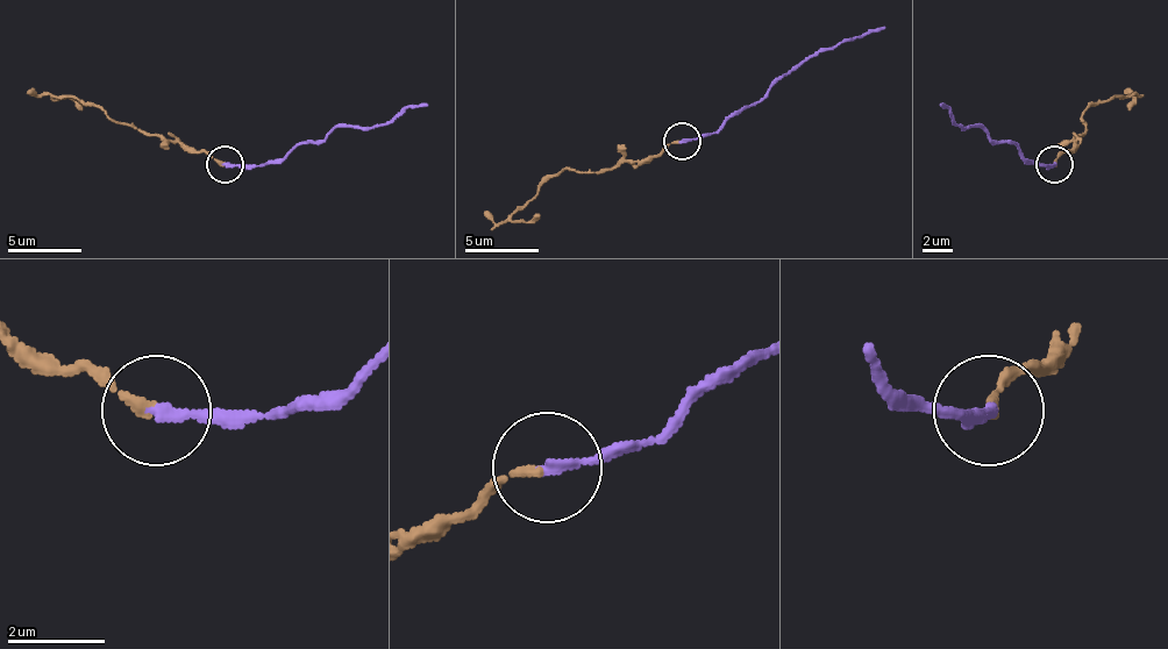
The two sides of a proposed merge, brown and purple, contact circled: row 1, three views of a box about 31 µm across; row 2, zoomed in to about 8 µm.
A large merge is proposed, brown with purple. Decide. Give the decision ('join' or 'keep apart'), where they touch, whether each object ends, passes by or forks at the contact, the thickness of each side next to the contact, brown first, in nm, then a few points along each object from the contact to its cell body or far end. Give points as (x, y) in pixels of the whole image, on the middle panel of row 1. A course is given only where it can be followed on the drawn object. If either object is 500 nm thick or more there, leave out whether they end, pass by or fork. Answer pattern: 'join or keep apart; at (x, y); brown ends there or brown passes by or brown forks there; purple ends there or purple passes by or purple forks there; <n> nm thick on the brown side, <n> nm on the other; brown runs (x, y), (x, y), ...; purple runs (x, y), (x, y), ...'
keep apart; at (682, 141); brown ends there; purple ends there; 180 nm thick on the brown side, 220 nm on the other; brown runs (679, 142), (654, 156), (620, 161), (598, 171), (564, 168), (505, 220), (493, 223), (483, 212); purple runs (683, 142), (705, 137), (739, 115), (795, 68), (884, 27)

